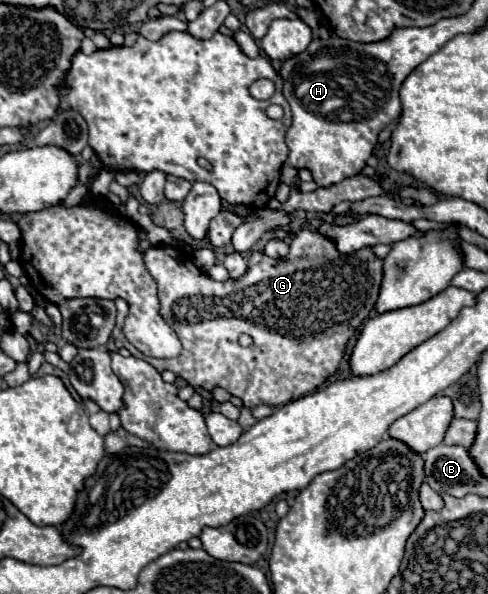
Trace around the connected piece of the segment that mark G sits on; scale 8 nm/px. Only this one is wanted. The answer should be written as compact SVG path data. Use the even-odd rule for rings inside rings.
M302 228L300 232L296 232L290 240L288 256L280 260L272 260L264 252L252 252L248 258L248 270L238 280L212 280L208 274L198 270L184 252L174 246L150 248L144 254L144 262L152 278L158 282L162 314L164 318L168 318L168 322L174 324L174 330L178 332L182 342L182 354L174 360L156 360L146 358L140 350L136 350L122 333L127 316L127 302L122 298L114 300L117 316L112 336L122 340L124 348L128 348L132 356L146 360L158 372L170 370L176 376L184 378L192 388L204 388L208 392L220 386L232 396L238 396L250 410L260 404L288 404L308 392L314 392L332 374L338 372L338 366L346 354L348 340L370 318L370 312L376 306L384 274L382 260L372 252L372 248L342 254L326 234L312 228ZM240 334L248 334L252 338L252 346L240 346Z

